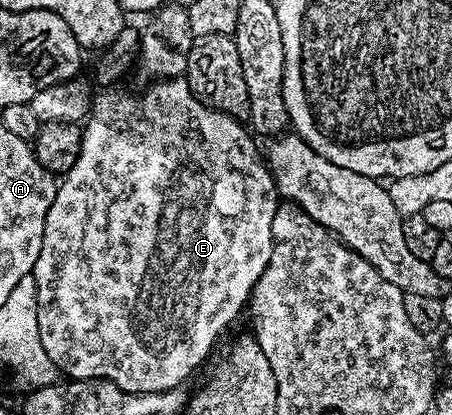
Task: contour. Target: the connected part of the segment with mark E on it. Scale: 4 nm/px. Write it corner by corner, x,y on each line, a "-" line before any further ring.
187,78
166,79
153,82
151,85
143,88
141,95
123,95
120,89
105,90
102,95
97,94
92,100
92,110
83,124
82,130
84,137
82,139
82,149
78,153
78,161
59,180
56,196
46,213
44,222
44,236
42,237
42,249
38,253
38,261
32,270
32,276
36,282
36,308
38,309
38,333
42,341
42,349
50,357
53,368
65,371
69,380
73,379
105,379
114,385
118,385
123,391
129,391
135,395
145,395
146,393
158,393
159,391
169,391
175,387
187,384
187,379
199,369
204,363
204,358
212,351
212,346
216,343
216,338
235,321
240,315
240,310
245,310
246,304
252,298
252,290
262,277
266,265
270,261
272,252
272,226
274,225
274,213
278,206
278,192
276,189
276,180
272,178
272,172
265,160
262,158
262,151
256,148
257,140
250,134
249,128
242,125
241,120
232,119
226,113
215,111
213,107
202,102
199,97
190,89

